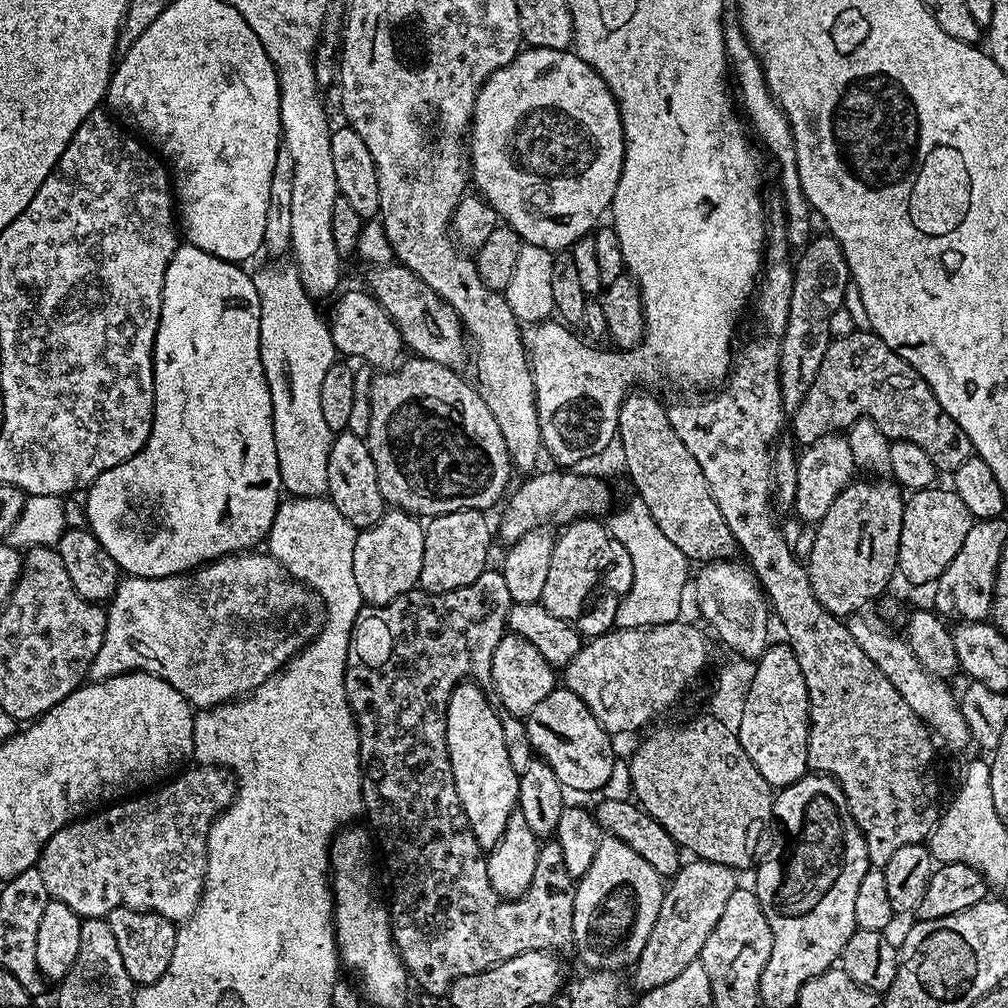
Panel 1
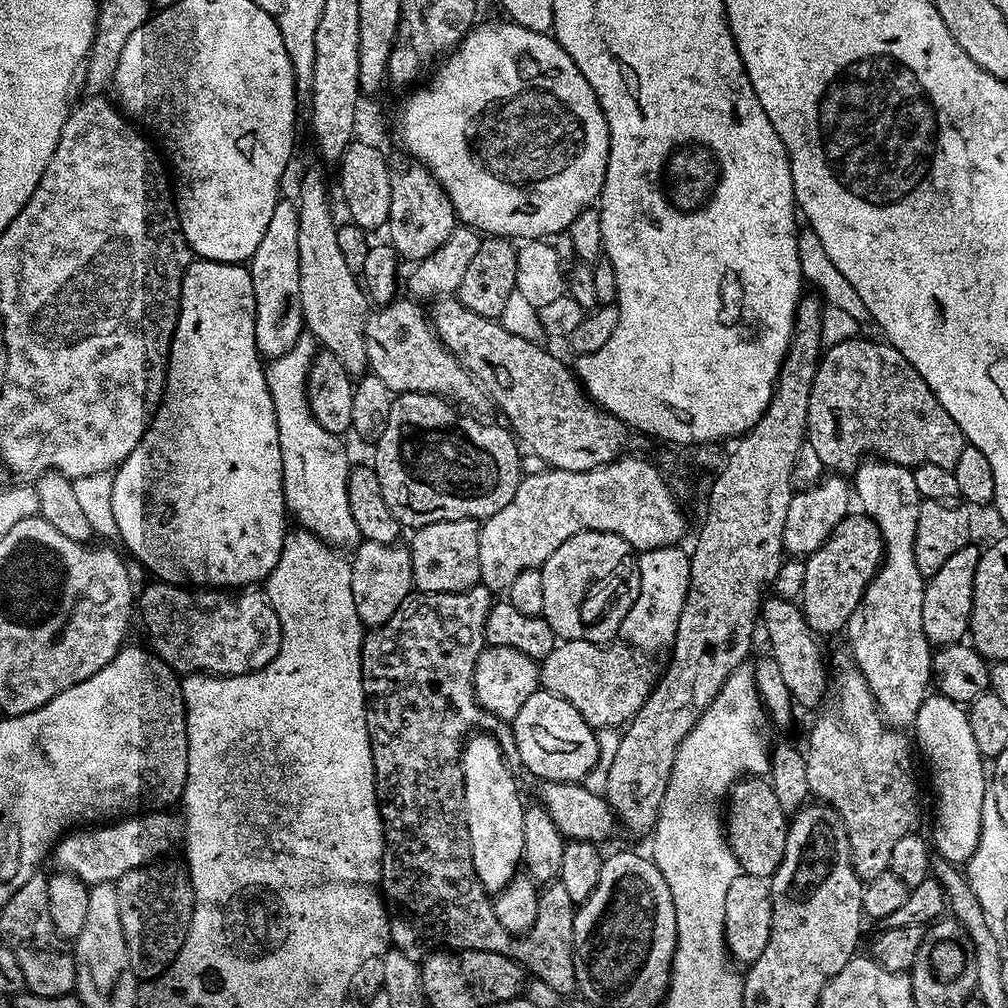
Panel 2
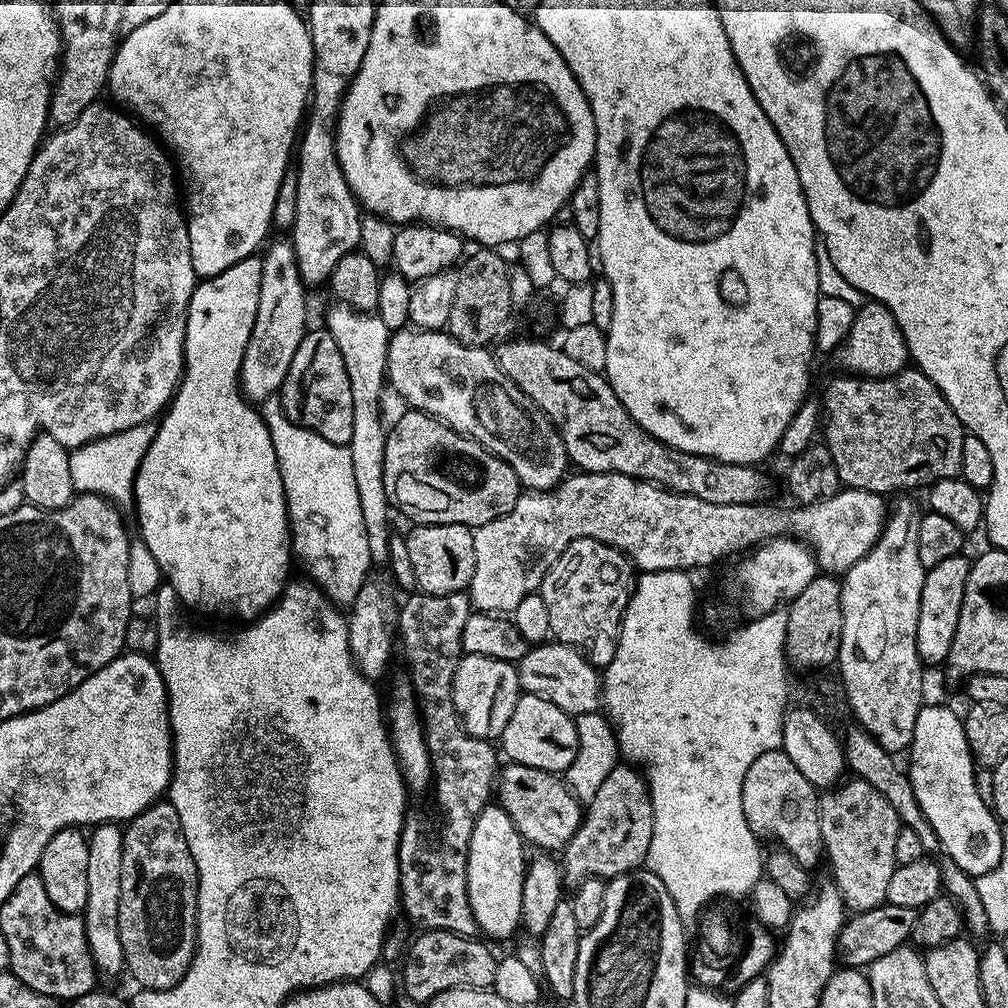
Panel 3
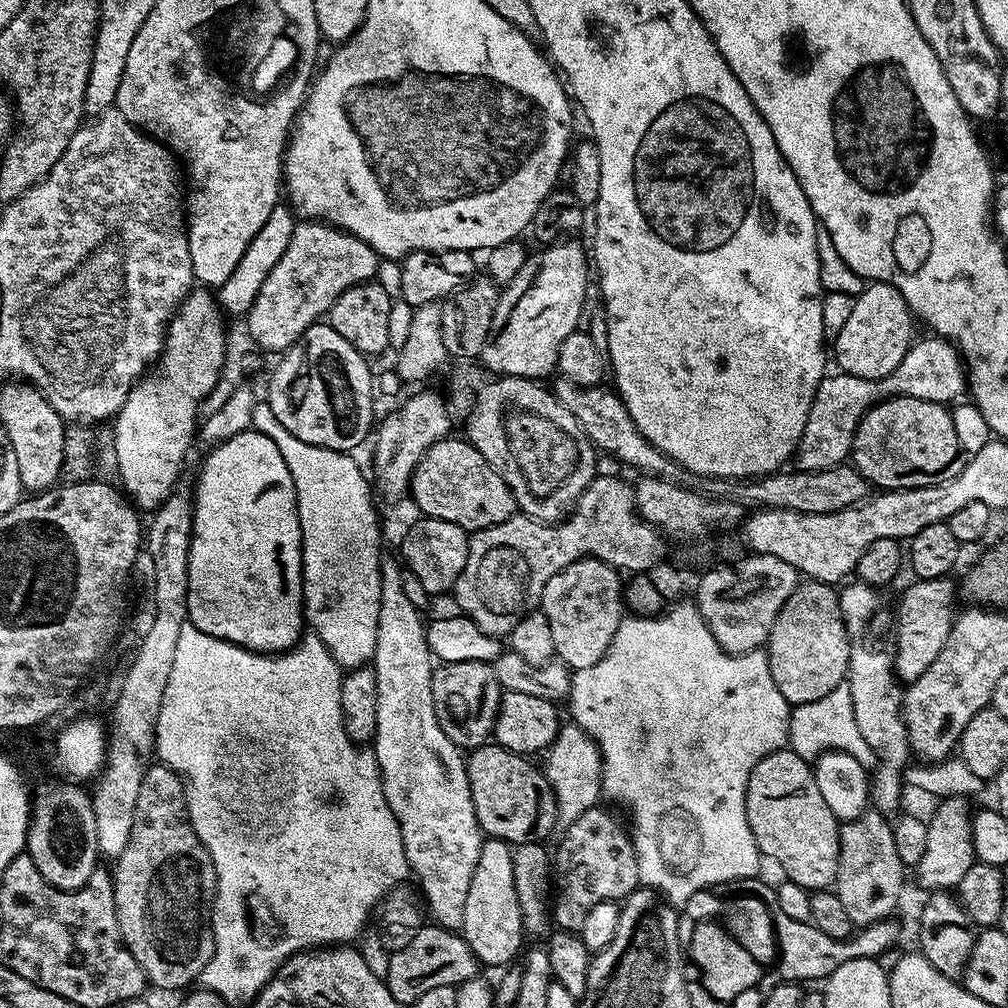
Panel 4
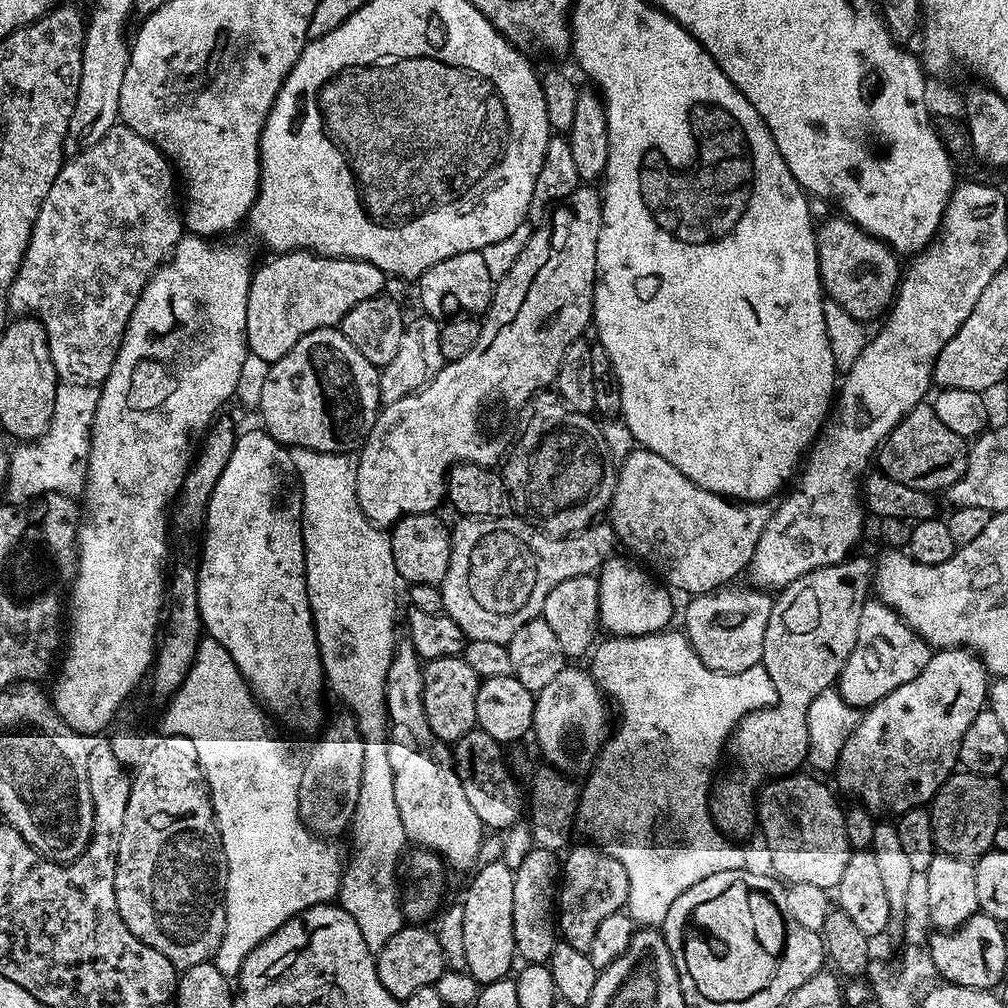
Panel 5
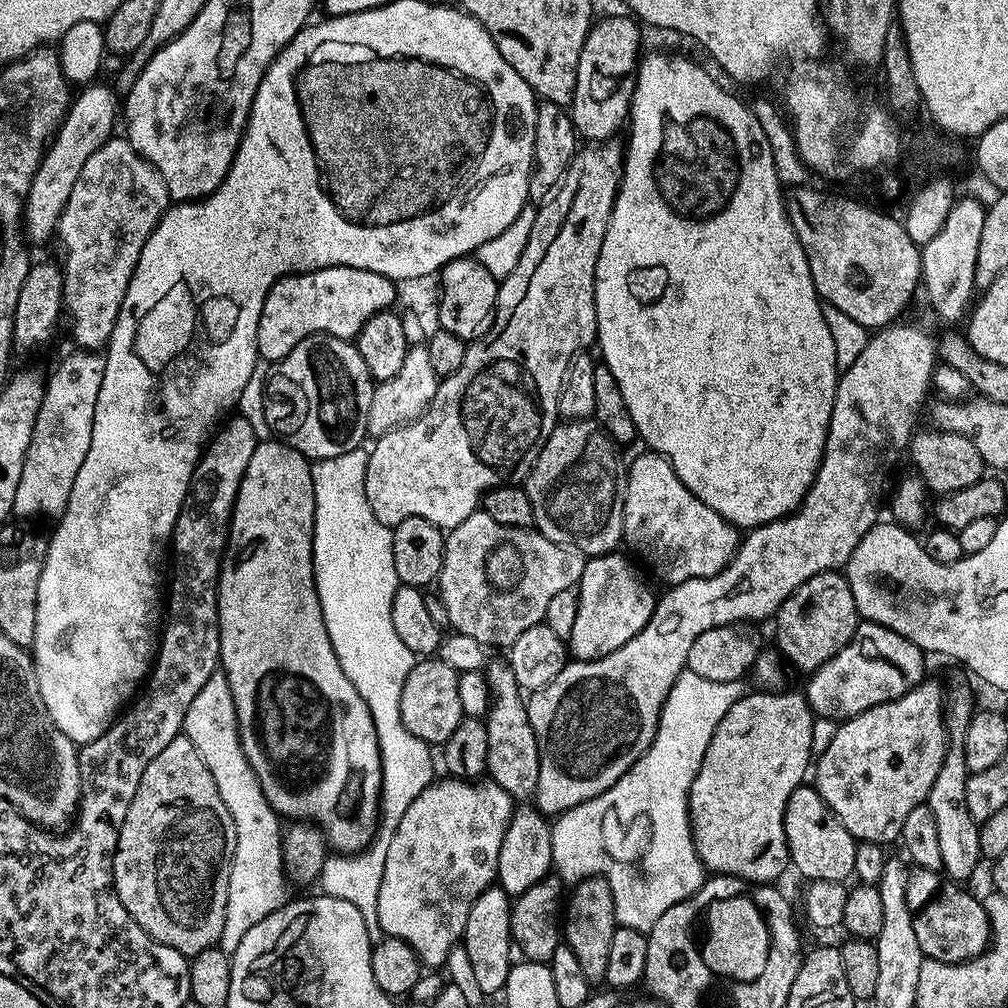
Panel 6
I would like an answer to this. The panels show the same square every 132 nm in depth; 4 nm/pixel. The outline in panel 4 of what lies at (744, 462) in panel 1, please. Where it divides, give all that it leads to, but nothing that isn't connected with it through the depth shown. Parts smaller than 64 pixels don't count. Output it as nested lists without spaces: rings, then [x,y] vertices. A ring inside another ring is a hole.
[[[869,810],[858,818],[843,821],[840,825],[840,849],[838,850],[838,874],[834,891],[842,901],[846,914],[850,914],[853,926],[873,924],[889,919],[900,904],[904,892],[906,865],[898,858],[894,847],[894,834],[889,817]]]

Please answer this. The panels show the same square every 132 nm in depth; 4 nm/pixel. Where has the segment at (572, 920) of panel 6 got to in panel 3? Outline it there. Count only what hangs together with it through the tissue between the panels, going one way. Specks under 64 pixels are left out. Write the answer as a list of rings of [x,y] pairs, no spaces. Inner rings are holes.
[[[620,762],[605,782],[599,787],[592,801],[586,804],[584,819],[581,820],[574,838],[562,850],[564,882],[574,890],[584,880],[613,880],[627,872],[635,872],[647,861],[650,850],[650,838],[654,834],[654,806],[648,793],[647,779],[639,767],[628,762]]]

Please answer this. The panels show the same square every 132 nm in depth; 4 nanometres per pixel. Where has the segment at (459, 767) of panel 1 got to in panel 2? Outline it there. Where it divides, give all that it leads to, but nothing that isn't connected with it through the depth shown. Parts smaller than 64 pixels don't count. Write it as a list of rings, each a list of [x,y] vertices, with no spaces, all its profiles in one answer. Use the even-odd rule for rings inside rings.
[[[469,735],[463,751],[464,813],[470,834],[470,850],[478,882],[484,891],[497,894],[515,878],[522,864],[522,818],[526,807],[516,789],[517,777],[506,770],[498,742],[492,736]]]

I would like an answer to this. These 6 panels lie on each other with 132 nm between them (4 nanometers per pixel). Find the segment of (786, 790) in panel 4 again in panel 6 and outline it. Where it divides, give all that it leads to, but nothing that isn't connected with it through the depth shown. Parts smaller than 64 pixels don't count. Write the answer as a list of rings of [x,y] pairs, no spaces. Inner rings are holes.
[[[801,786],[794,790],[794,794],[790,794],[790,802],[786,806],[786,814],[784,815],[784,829],[788,839],[791,867],[797,868],[805,876],[805,881],[838,880],[844,882],[847,881],[847,876],[853,875],[854,854],[858,841],[850,835],[846,826],[842,826],[842,822],[838,822],[838,818],[832,813],[830,806],[826,806],[826,802],[817,794],[815,787]]]

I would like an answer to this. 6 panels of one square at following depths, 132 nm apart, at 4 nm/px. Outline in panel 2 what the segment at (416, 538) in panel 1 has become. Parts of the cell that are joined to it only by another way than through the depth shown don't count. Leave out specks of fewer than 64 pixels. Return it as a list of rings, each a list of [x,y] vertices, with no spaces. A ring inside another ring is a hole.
[[[364,540],[355,545],[351,553],[350,563],[352,573],[350,574],[350,590],[354,590],[354,607],[358,610],[358,618],[369,629],[381,628],[387,620],[392,617],[394,610],[402,606],[402,602],[407,596],[412,595],[414,585],[412,582],[412,554],[407,547],[403,548],[403,543],[383,544],[382,542],[370,542]]]

